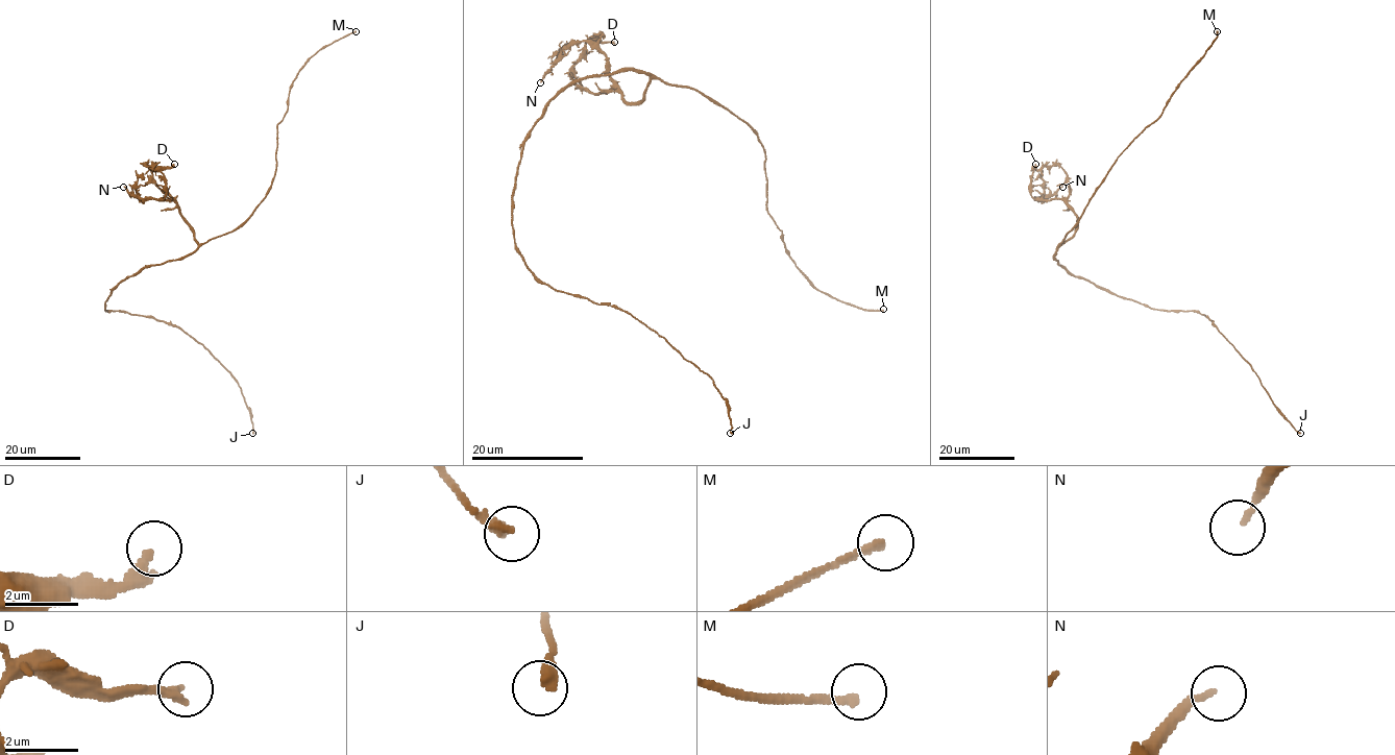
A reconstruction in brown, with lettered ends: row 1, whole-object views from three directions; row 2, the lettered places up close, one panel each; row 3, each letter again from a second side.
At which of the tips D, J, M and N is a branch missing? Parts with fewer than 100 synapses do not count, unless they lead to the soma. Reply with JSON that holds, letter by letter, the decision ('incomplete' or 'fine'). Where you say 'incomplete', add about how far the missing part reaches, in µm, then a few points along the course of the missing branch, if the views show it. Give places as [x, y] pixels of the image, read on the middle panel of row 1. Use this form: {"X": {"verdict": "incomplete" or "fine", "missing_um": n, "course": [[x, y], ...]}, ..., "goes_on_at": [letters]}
{"D": {"verdict": "fine"}, "J": {"verdict": "fine"}, "M": {"verdict": "incomplete", "missing_um": 140}, "N": {"verdict": "fine"}, "goes_on_at": ["M"]}

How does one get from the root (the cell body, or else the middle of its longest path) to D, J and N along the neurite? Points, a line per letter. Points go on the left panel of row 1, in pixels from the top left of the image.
D: (152, 265), (184, 259), (198, 247), (177, 204), (164, 199), (166, 183), (162, 171), (174, 164)
J: (152, 265), (120, 283), (104, 310), (171, 322), (199, 342), (241, 388), (252, 433)
N: (152, 265), (191, 254), (198, 247), (192, 227), (172, 199), (136, 198), (123, 187)

